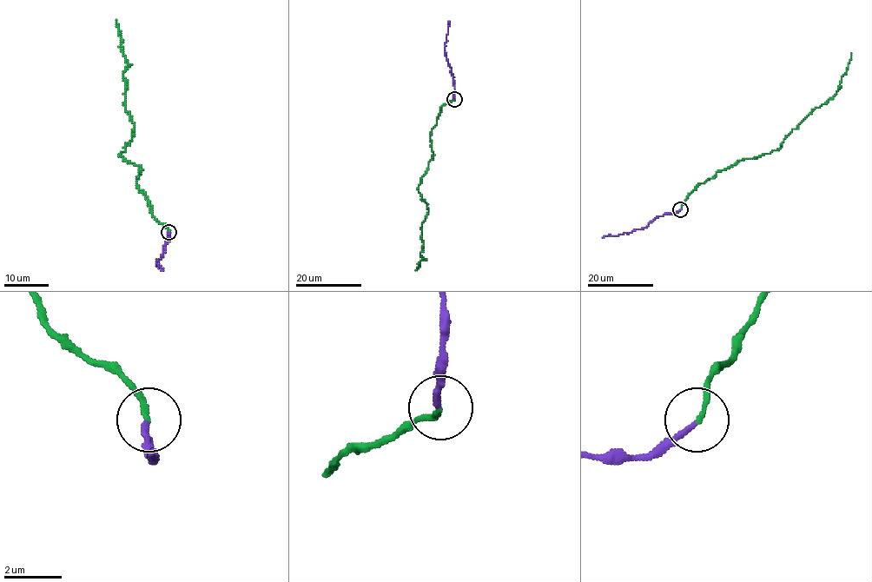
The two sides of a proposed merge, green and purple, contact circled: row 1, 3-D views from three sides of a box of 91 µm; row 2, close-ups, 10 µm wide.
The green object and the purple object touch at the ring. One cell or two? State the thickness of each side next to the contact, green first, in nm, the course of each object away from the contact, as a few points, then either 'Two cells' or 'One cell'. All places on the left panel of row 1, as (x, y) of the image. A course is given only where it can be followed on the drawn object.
Thickness 180 nm (green) against 190 nm. Course of green: (169, 232), (152, 214), (139, 189), (140, 167), (120, 155), (134, 129), (124, 104), (127, 62), (115, 20). Course of purple: (169, 233), (162, 256), (157, 260), (162, 271). One cell

